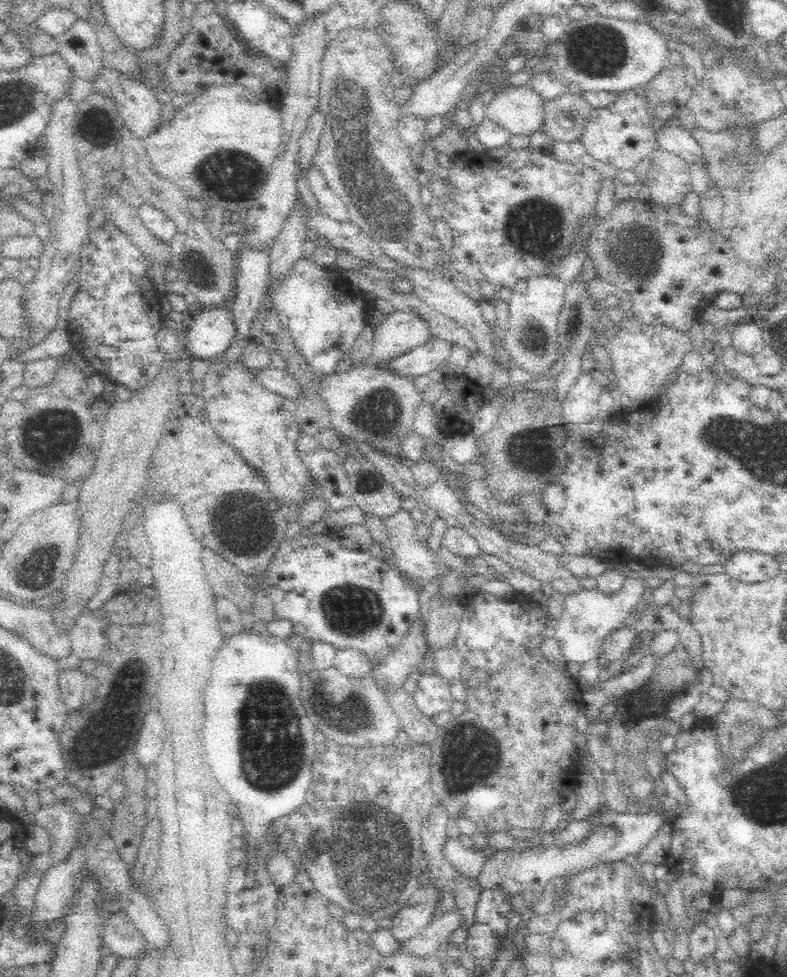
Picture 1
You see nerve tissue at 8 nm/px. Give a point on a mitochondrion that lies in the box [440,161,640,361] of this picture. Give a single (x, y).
(534, 227)

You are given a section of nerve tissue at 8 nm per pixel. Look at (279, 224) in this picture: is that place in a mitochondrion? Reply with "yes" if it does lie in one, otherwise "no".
no

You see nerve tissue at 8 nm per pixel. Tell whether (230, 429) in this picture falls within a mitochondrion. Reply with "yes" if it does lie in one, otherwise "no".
no

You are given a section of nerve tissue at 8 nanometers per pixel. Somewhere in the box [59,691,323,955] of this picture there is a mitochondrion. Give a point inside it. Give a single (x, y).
(82, 754)

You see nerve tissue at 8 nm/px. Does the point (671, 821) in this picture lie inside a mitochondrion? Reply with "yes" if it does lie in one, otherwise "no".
no

